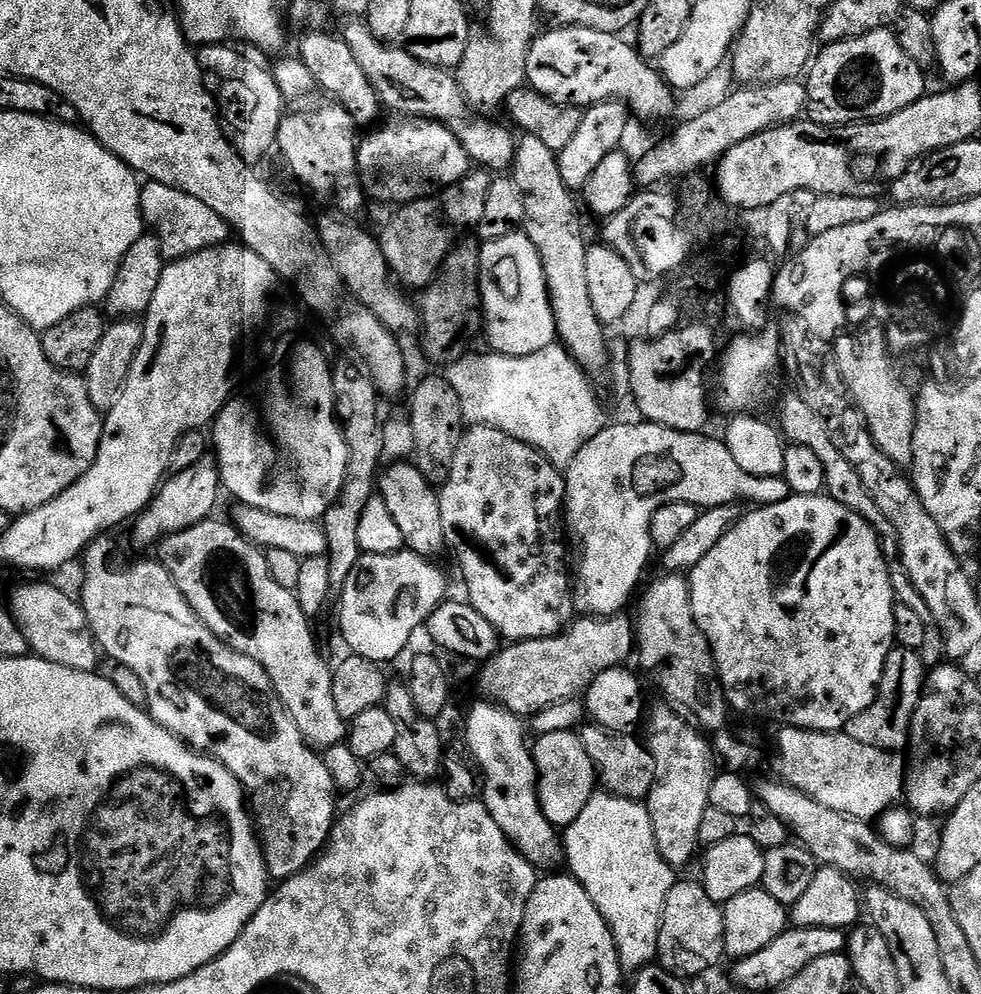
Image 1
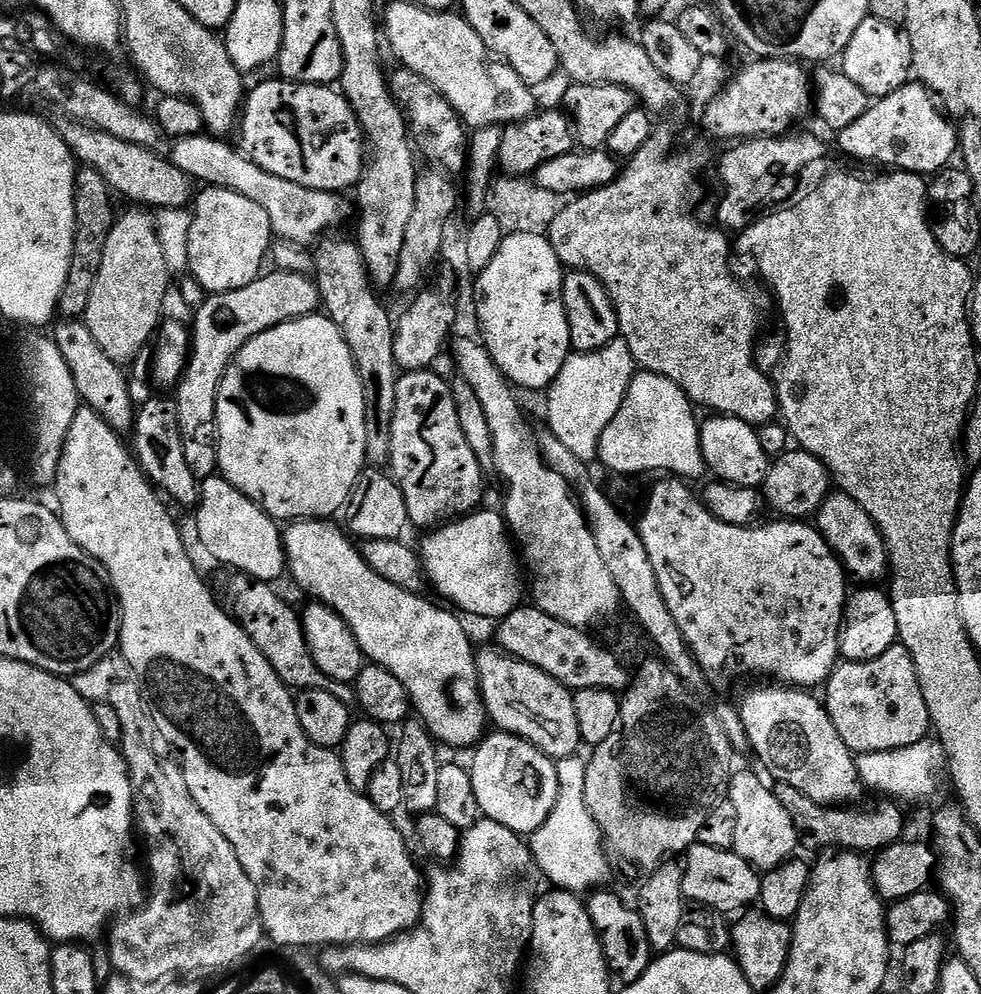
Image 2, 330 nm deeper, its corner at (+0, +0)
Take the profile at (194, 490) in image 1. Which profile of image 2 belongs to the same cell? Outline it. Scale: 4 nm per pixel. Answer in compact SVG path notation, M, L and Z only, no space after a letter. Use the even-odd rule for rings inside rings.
M279 270L265 271L256 280L238 290L228 293L214 293L205 299L201 308L195 309L196 321L190 324L190 351L186 357L184 375L179 377L175 385L174 399L178 406L178 422L182 434L182 450L186 450L186 463L190 465L190 474L198 482L217 475L218 454L216 453L216 407L218 406L218 390L226 370L232 359L258 334L270 330L274 326L284 324L287 320L296 320L300 316L311 316L321 307L320 291L316 288L315 279L311 275L303 276L293 272Z

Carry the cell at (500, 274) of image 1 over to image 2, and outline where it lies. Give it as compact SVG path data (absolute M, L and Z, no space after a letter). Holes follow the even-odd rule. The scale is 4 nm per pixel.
M510 233L498 246L498 254L490 258L490 266L475 277L479 339L490 358L494 358L500 373L517 389L547 390L573 351L568 315L564 309L565 275L566 269L558 254L554 254L554 246L547 235Z

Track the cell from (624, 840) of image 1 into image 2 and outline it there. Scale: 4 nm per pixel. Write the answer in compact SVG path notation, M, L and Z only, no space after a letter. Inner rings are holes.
M579 755L568 756L565 760L555 761L558 774L558 802L550 810L550 818L537 832L531 833L530 847L532 857L540 868L540 875L557 889L577 894L588 894L600 890L612 876L608 865L609 853L606 851L604 836L594 822L586 806L587 763Z

